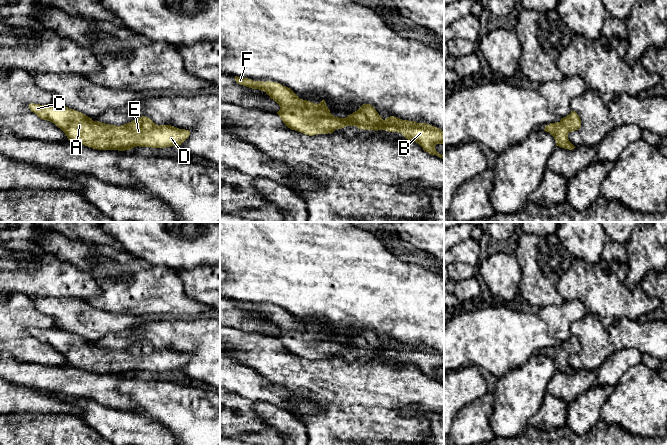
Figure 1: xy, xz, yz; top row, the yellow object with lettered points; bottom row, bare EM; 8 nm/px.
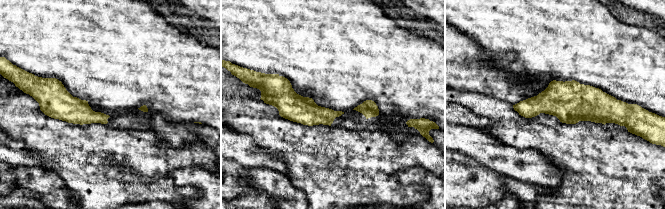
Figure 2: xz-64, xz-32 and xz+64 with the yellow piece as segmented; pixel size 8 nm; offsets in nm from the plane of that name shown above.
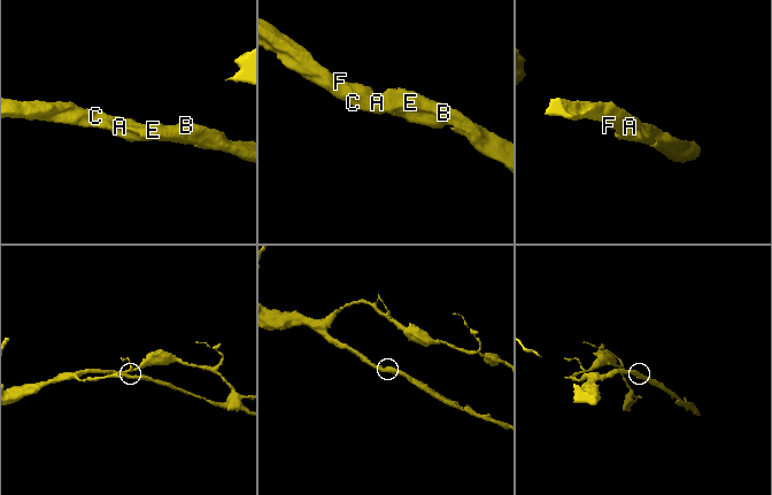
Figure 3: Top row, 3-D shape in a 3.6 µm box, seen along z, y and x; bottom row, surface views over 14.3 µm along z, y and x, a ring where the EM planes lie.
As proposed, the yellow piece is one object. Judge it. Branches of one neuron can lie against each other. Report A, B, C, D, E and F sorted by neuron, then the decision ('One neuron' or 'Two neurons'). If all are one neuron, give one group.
Groups: A B C D E F. One neuron

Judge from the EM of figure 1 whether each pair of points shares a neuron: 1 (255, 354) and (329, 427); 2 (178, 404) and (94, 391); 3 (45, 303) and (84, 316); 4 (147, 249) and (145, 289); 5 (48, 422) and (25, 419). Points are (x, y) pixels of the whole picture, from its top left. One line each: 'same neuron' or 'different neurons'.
1: same neuron
2: different neurons
3: same neuron
4: different neurons
5: same neuron

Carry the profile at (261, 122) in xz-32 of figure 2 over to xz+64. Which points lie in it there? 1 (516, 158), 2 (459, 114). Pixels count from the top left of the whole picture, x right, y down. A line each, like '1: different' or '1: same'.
1: different
2: different

